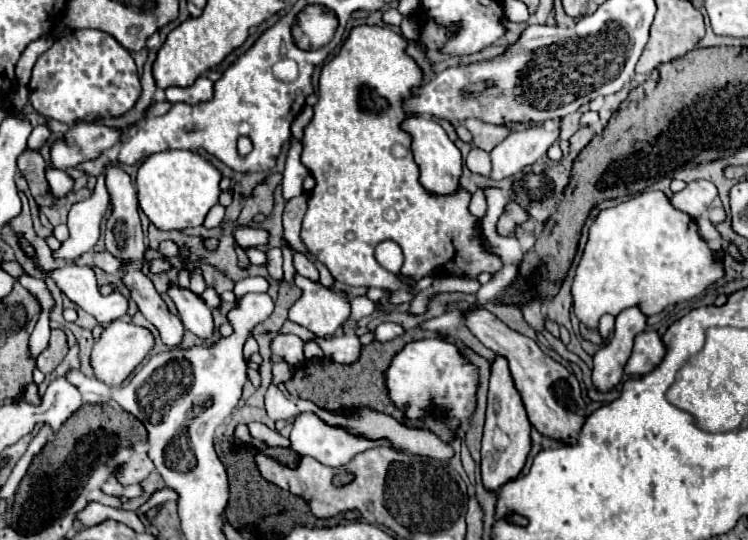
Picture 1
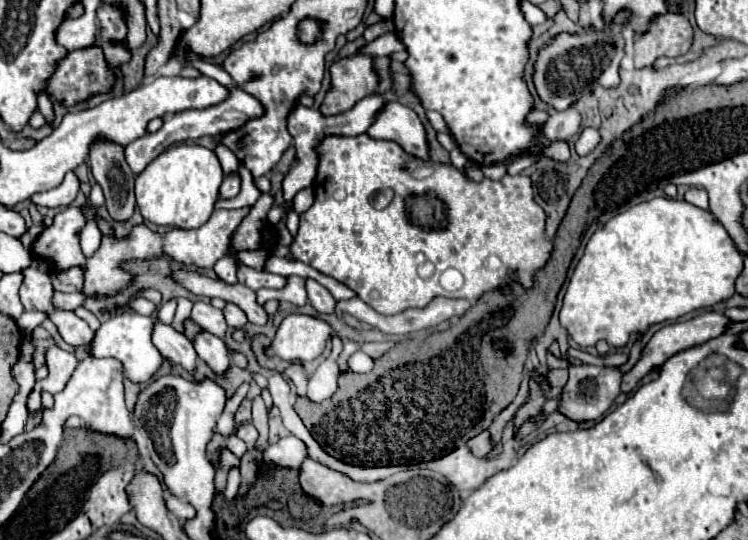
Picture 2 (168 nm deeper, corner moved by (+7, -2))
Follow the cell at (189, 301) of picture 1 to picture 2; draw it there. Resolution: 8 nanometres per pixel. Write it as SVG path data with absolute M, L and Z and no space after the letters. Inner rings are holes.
M200 329L192 343L196 347L198 357L202 361L206 361L214 373L224 373L228 369L228 365L230 365L228 353L226 353L226 345L220 337L208 333L206 329Z

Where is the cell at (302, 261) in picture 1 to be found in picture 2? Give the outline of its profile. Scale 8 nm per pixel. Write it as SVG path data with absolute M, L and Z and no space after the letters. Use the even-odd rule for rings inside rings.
M306 279L306 291L308 291L308 301L314 305L316 311L320 311L320 313L334 311L334 297L318 281Z

